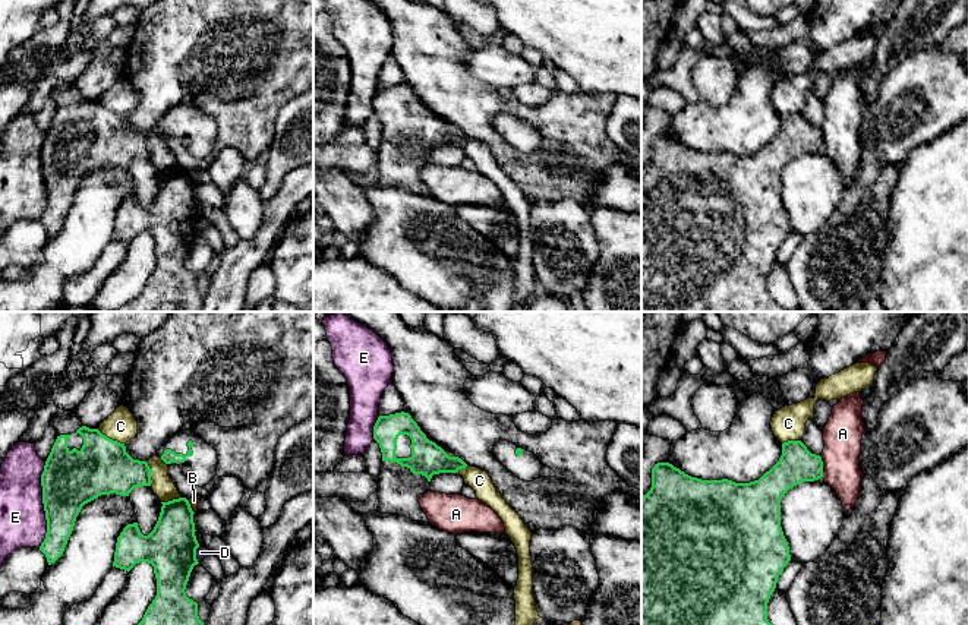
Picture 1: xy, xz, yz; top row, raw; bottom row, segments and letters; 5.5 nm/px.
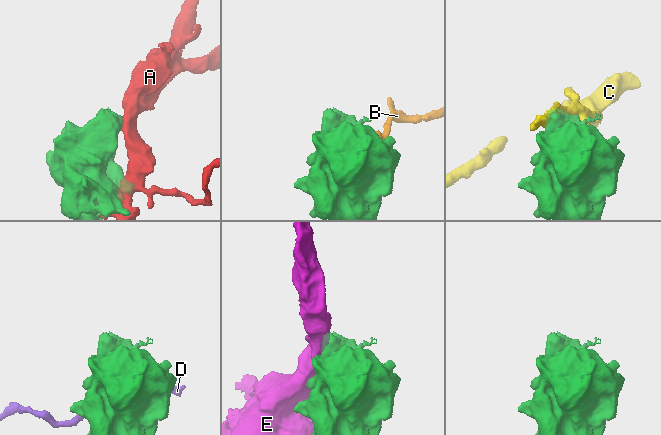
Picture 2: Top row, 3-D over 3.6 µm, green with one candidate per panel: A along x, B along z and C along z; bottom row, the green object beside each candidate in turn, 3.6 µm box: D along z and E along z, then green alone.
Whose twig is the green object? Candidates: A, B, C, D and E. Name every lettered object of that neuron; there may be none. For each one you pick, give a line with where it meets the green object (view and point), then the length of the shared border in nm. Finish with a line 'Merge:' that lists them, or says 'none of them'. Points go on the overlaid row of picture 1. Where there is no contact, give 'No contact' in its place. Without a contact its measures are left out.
Merge: none of them

